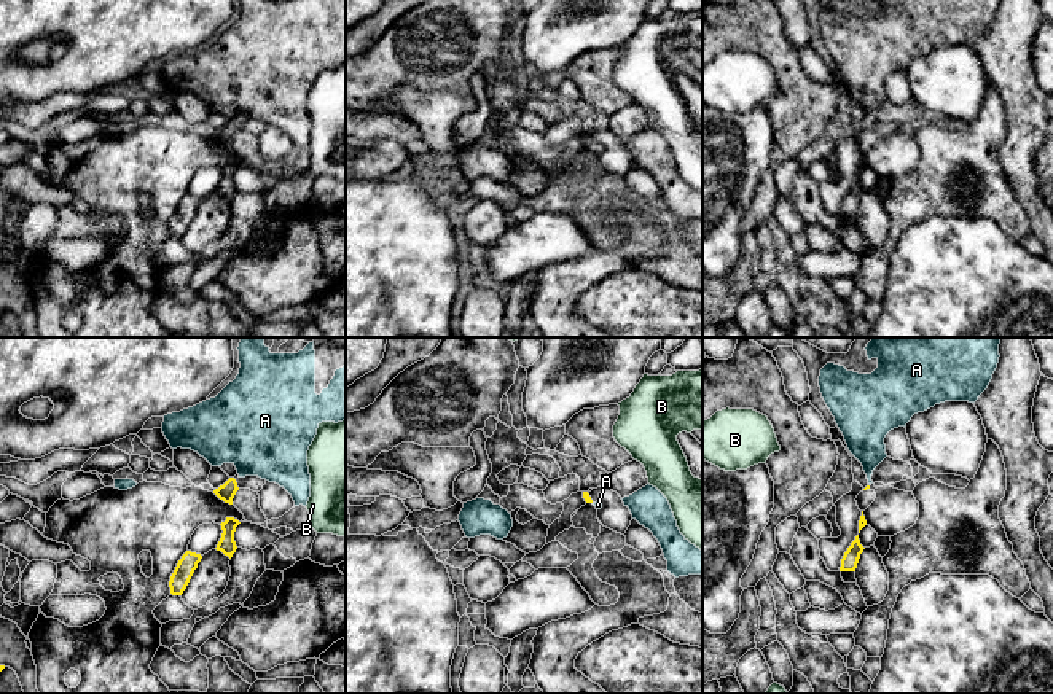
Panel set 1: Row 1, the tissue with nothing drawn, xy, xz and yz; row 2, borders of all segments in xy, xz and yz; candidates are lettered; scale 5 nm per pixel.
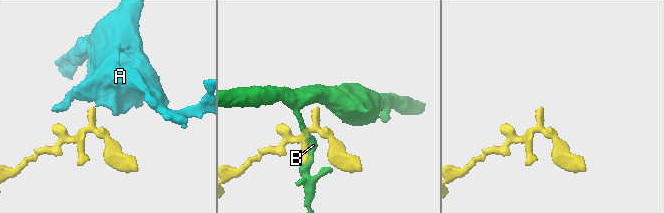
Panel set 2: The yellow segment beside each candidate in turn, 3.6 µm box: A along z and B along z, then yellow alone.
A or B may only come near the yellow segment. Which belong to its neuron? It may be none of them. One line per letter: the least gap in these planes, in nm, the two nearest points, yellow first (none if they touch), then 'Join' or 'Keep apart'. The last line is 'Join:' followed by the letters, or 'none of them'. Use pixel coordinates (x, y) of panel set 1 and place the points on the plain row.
A: Distance 0 nm. Join
B: Distance 280 nm. Across: xz (588, 137), (633, 101). Keep apart
Join: A

